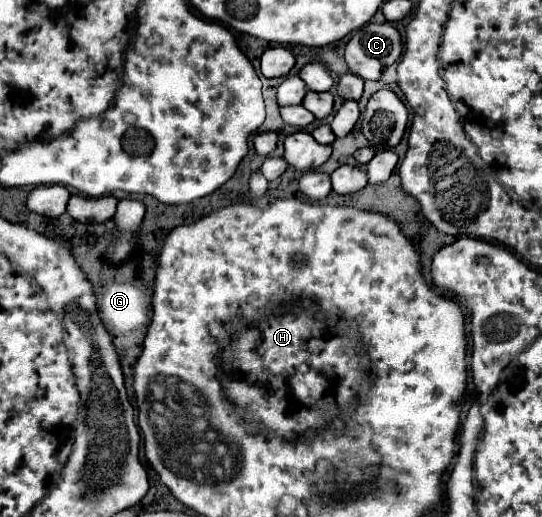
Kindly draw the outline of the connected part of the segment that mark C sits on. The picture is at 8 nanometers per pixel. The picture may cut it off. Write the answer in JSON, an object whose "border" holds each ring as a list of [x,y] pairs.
{"border":[[[366,24],[360,30],[354,32],[350,42],[346,44],[346,64],[350,66],[350,72],[360,76],[362,80],[378,80],[382,70],[390,64],[394,64],[402,54],[402,36],[400,32],[390,24]]]}

